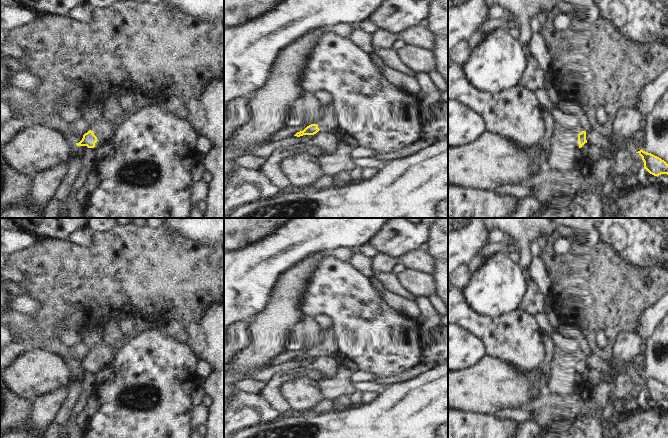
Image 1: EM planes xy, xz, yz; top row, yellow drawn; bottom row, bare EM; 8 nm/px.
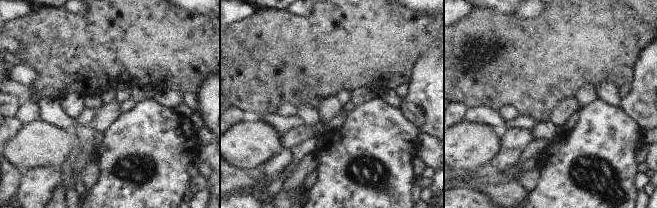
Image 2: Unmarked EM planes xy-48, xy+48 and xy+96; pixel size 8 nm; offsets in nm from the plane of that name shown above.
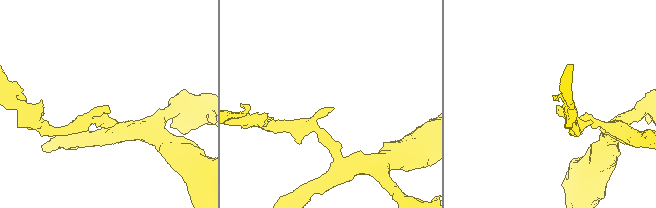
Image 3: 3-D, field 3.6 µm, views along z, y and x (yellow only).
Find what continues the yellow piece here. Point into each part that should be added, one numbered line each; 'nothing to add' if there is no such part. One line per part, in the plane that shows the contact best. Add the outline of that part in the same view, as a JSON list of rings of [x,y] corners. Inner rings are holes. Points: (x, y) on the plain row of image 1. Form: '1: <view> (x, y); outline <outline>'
1: xy (104, 355); outline [[[122,336],[119,337],[113,344],[108,344],[106,341],[100,340],[92,355],[97,361],[97,364],[102,369],[105,369],[108,368],[115,359],[117,353],[113,350],[115,348],[119,350],[124,345],[125,341]]]

